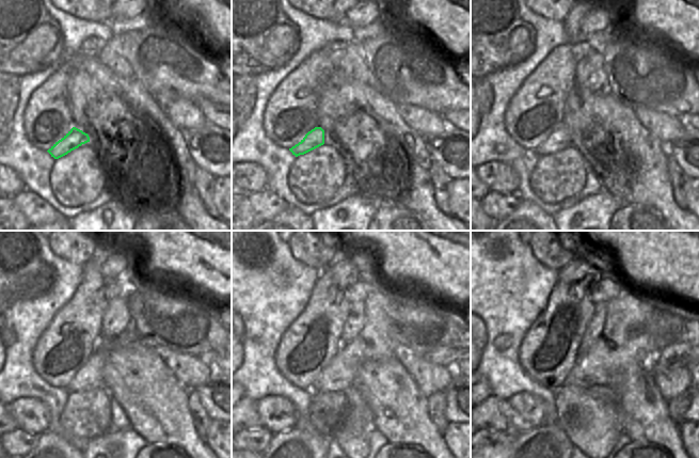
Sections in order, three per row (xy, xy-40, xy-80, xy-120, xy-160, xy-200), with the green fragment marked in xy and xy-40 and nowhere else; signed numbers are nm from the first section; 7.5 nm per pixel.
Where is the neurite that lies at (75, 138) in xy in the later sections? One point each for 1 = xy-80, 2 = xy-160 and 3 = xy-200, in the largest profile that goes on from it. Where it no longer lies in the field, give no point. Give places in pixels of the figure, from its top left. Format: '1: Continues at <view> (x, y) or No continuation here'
1: Continues at xy-80 (559, 140)
2: Continues at xy-160 (375, 342)
3: Continues at xy-200 (630, 336).

